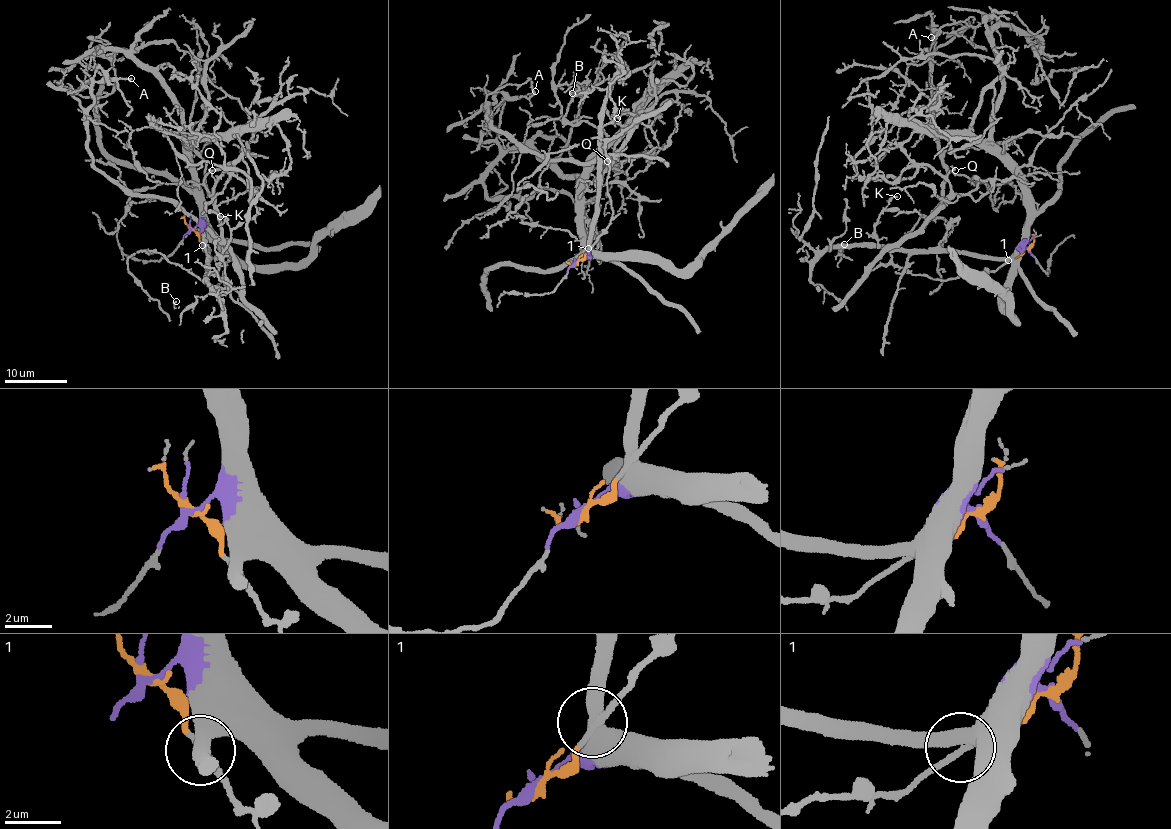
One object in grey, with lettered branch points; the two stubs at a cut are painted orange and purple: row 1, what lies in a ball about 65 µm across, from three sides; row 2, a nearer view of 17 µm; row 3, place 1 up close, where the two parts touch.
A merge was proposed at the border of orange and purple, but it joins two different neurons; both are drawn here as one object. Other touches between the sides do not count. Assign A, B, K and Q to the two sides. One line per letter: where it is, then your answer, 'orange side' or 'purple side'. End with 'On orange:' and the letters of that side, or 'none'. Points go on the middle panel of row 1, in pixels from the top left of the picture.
A: place (535, 91); orange side
B: place (572, 93); purple side
K: place (617, 118); purple side
Q: place (607, 161); orange side
On orange: A, Q

